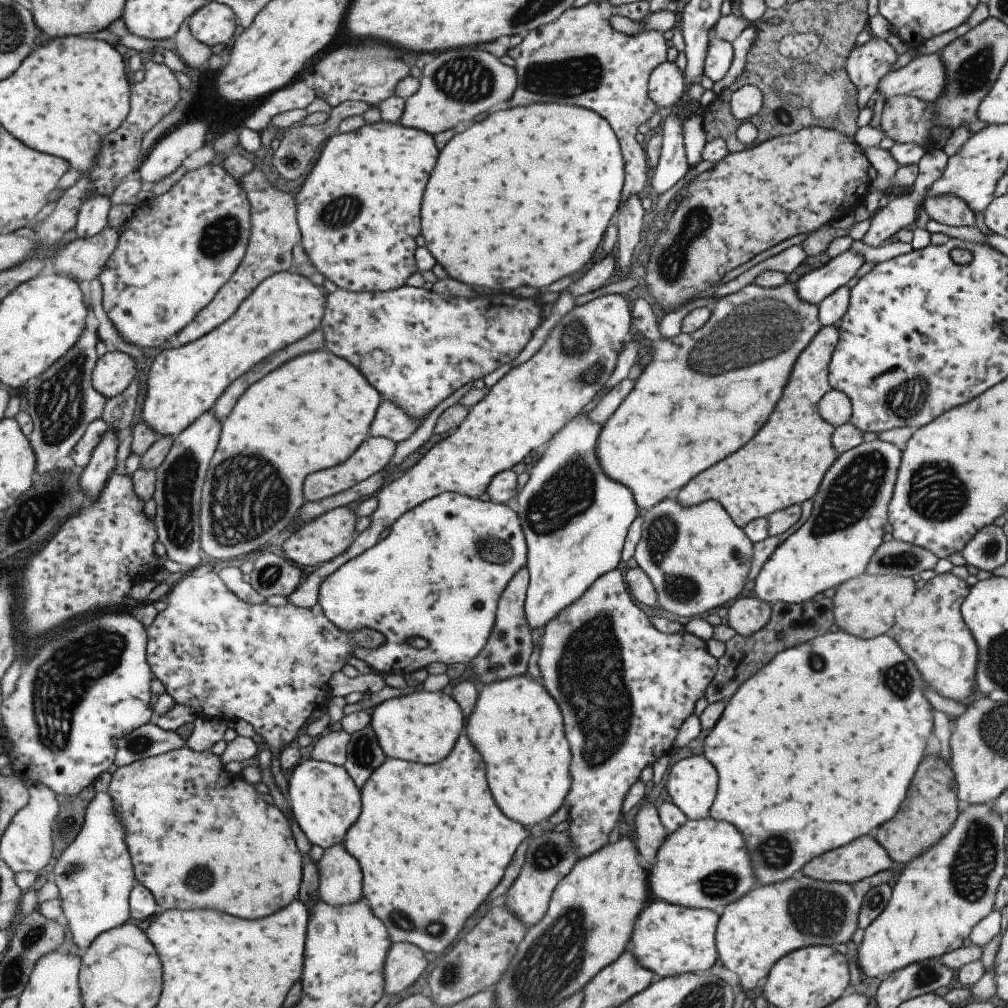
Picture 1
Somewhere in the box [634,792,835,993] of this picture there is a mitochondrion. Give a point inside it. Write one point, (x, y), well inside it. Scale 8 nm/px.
(775, 851)

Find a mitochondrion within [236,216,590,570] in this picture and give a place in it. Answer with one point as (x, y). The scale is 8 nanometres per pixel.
(494, 549)

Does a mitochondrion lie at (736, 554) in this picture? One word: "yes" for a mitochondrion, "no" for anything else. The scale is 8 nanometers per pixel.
no

